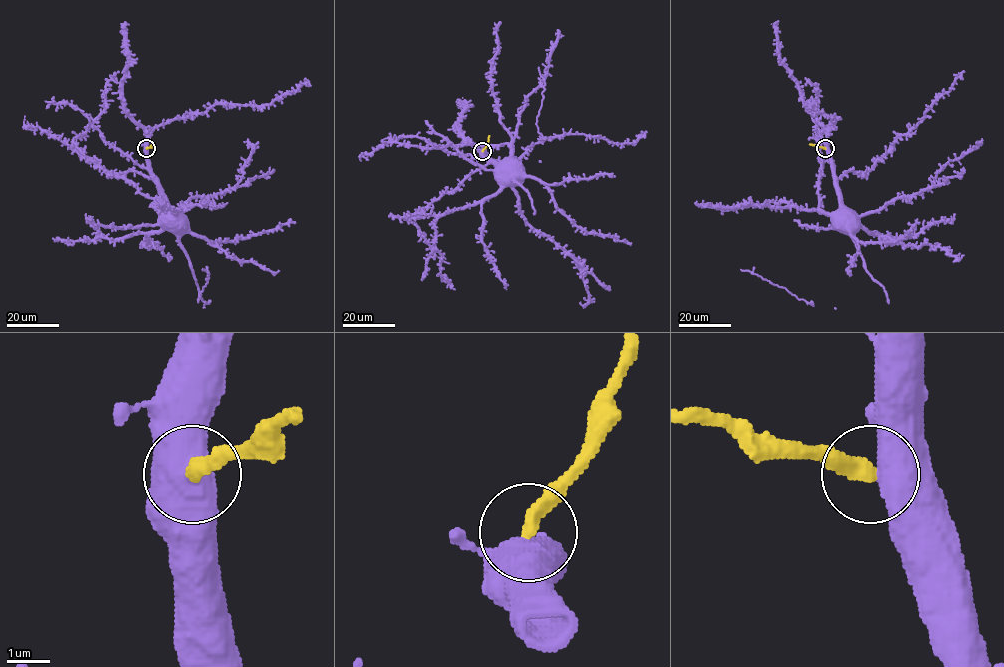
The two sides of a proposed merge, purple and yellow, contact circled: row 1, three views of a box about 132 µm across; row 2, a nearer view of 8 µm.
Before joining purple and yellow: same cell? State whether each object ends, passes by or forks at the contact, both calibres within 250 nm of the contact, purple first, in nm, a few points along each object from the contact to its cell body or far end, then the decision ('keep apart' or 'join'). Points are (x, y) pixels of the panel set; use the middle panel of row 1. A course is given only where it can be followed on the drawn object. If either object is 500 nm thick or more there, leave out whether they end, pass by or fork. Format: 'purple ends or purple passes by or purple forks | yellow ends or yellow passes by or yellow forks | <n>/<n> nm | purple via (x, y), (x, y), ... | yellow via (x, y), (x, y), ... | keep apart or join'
750/360 nm | purple via (482, 151), (495, 165), (509, 162) | yellow via (482, 151), (489, 135) | keep apart

